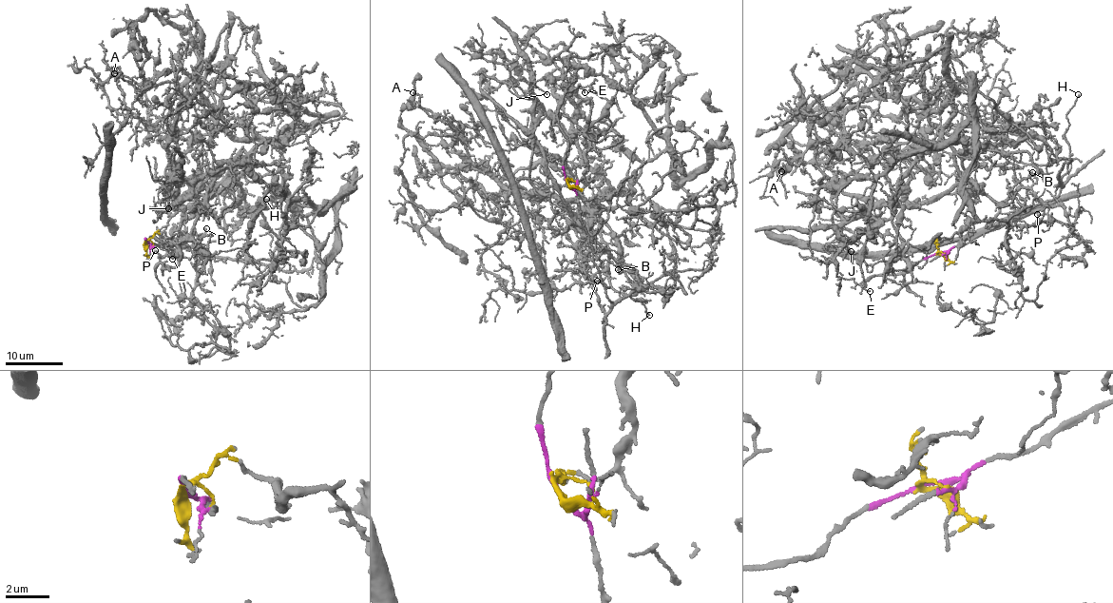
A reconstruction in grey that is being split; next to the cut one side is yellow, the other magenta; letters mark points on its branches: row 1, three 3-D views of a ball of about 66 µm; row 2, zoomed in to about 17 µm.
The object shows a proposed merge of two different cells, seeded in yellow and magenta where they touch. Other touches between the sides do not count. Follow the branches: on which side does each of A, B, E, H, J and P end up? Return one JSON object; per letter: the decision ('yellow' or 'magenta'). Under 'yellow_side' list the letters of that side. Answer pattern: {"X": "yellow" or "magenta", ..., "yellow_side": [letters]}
{"A": "yellow", "B": "yellow", "E": "magenta", "H": "magenta", "J": "yellow", "P": "magenta", "yellow_side": ["A", "B", "J"]}

